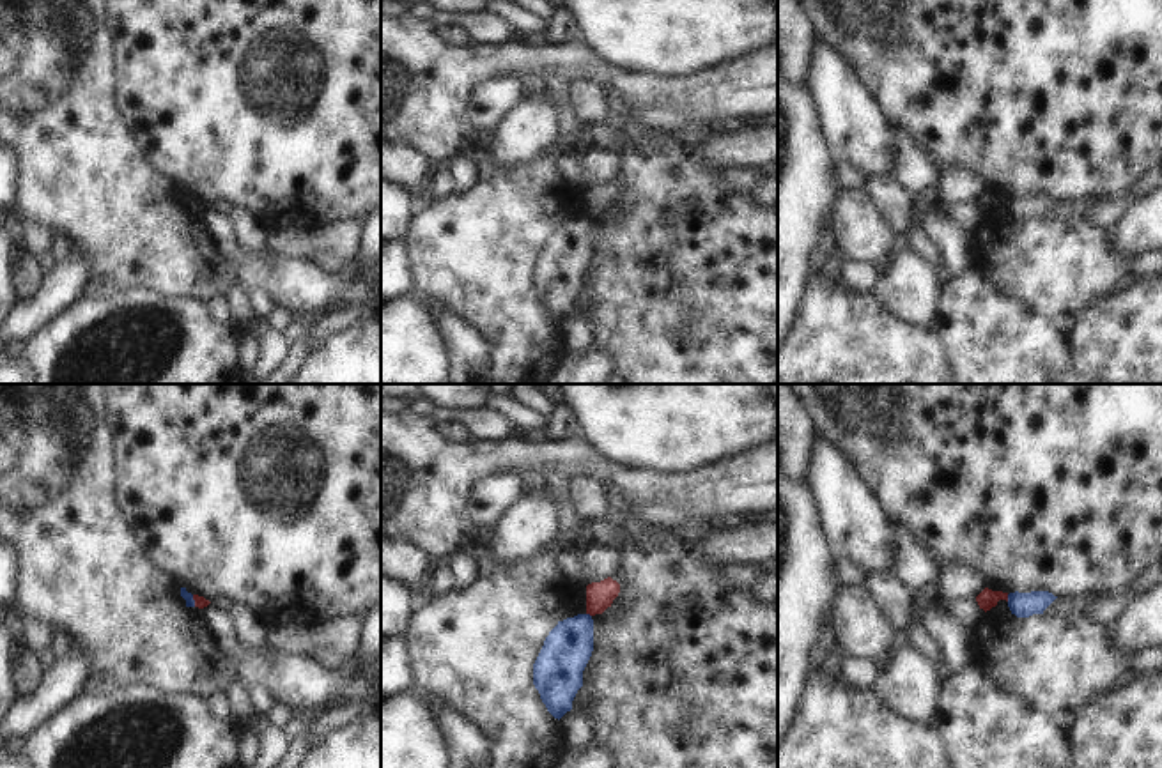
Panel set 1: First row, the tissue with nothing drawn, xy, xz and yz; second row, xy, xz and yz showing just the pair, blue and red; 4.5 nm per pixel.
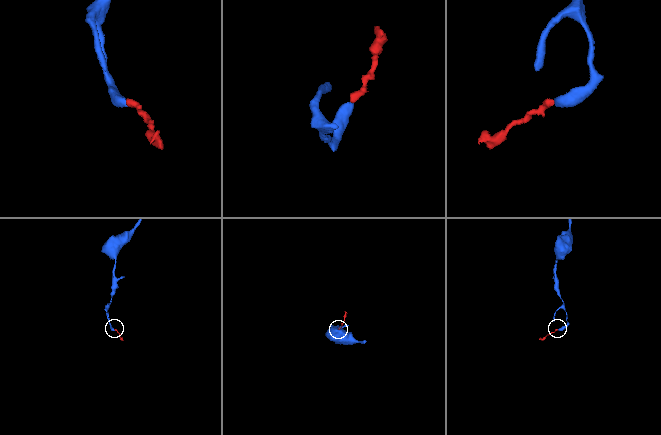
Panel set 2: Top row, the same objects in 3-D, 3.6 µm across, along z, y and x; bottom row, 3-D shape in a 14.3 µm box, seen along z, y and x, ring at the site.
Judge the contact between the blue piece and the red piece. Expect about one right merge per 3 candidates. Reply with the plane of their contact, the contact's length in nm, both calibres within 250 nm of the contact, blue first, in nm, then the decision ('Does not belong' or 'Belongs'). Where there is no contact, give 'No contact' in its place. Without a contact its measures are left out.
Touches blue in yz. Shared border 30 nm. Thickness 110 nm (blue) against 90 nm. Does not belong

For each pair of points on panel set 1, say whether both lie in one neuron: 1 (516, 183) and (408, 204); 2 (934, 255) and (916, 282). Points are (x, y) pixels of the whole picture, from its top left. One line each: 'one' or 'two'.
1: two
2: two

